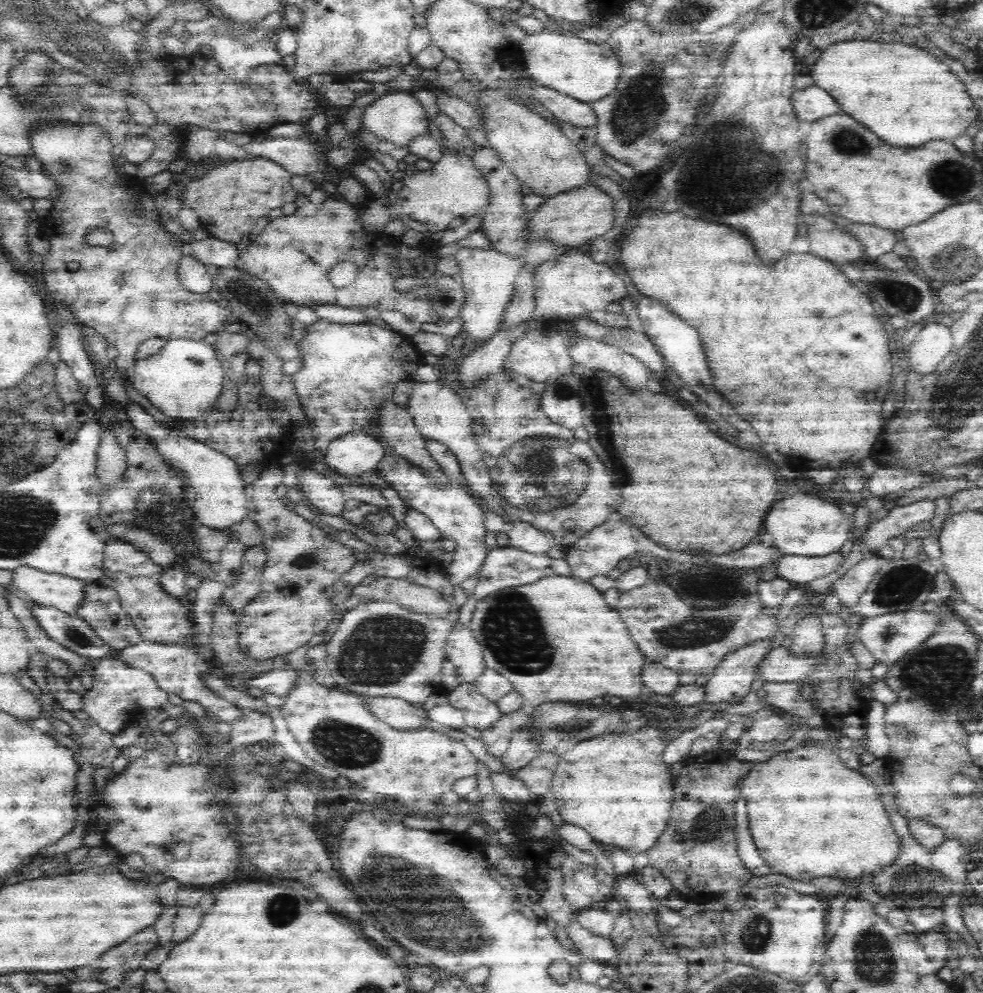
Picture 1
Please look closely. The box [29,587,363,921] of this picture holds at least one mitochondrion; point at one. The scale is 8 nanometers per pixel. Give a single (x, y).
(74, 635)

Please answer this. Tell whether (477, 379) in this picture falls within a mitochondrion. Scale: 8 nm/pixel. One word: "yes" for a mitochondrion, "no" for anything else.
no

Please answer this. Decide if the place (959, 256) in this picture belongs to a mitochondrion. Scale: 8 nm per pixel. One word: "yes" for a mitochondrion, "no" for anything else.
yes

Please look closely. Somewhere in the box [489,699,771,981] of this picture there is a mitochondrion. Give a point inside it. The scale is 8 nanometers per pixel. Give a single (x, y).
(710, 826)

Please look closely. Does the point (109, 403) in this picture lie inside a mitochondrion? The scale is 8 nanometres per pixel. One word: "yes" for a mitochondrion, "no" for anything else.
no

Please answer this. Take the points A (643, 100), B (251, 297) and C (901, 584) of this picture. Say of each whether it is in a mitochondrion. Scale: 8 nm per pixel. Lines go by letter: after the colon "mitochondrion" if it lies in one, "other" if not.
A: mitochondrion
B: mitochondrion
C: mitochondrion

